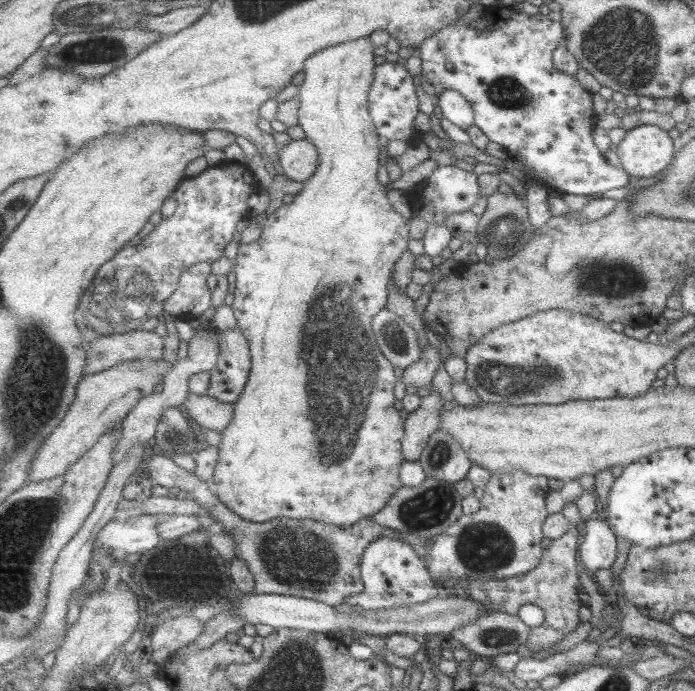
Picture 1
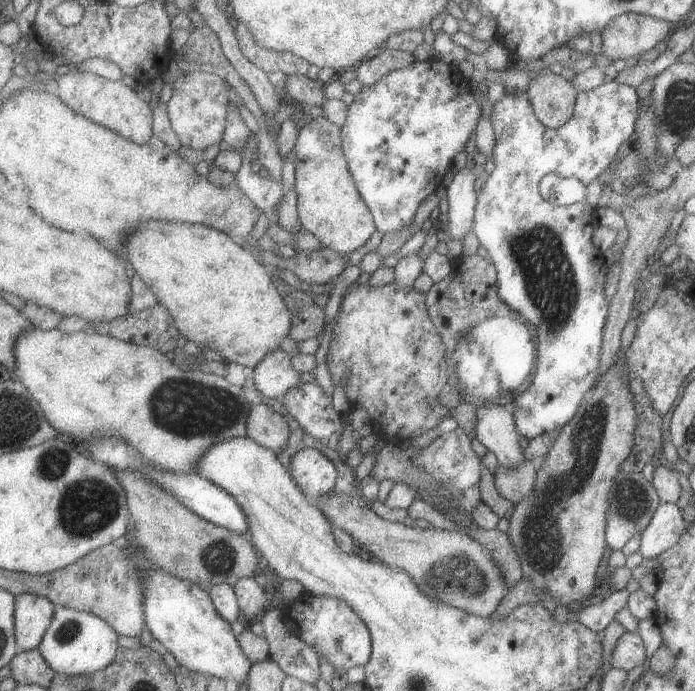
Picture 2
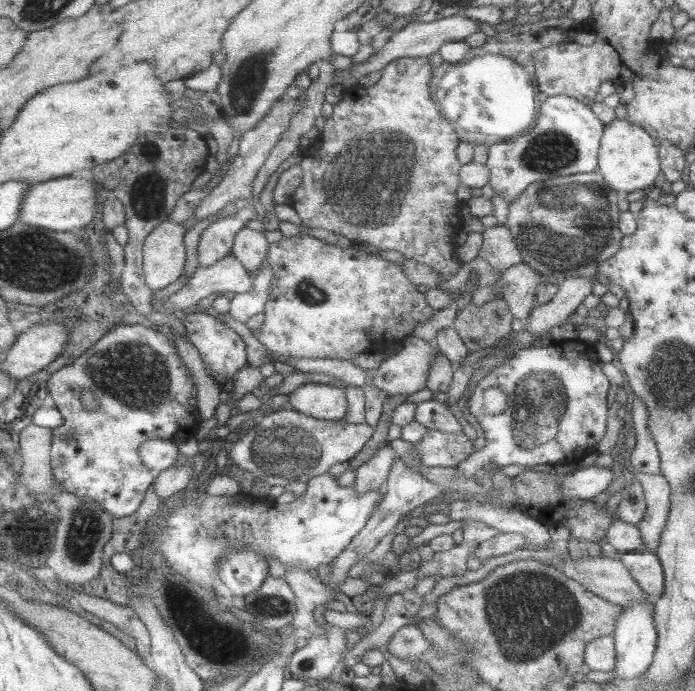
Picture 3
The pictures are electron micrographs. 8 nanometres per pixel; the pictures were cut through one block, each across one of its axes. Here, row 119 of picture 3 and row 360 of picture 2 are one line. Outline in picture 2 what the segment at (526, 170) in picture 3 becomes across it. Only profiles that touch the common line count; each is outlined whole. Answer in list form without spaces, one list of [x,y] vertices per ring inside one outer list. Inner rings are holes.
[[[612,79],[592,90],[577,93],[575,113],[564,126],[556,129],[548,128],[538,120],[527,92],[504,93],[501,101],[493,106],[496,168],[480,192],[474,233],[488,250],[488,256],[496,262],[502,300],[538,330],[536,376],[532,385],[518,394],[510,407],[518,434],[528,440],[557,433],[570,422],[586,393],[594,388],[609,313],[609,303],[604,299],[604,283],[609,270],[603,252],[592,243],[594,230],[600,225],[596,209],[588,201],[572,206],[552,204],[542,198],[539,184],[550,173],[562,178],[577,178],[585,185],[596,180],[610,166],[622,142],[633,141],[638,108],[636,89]]]

